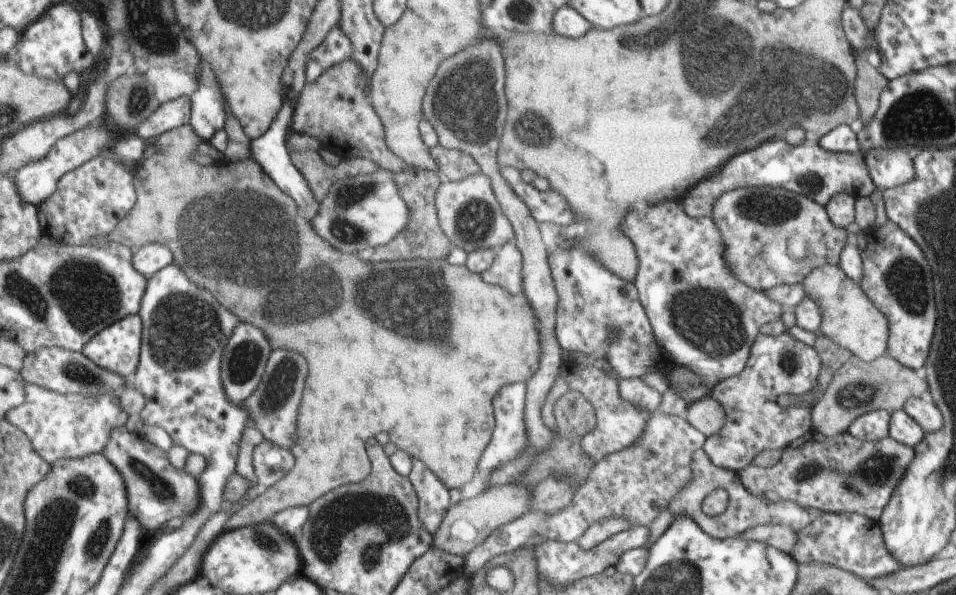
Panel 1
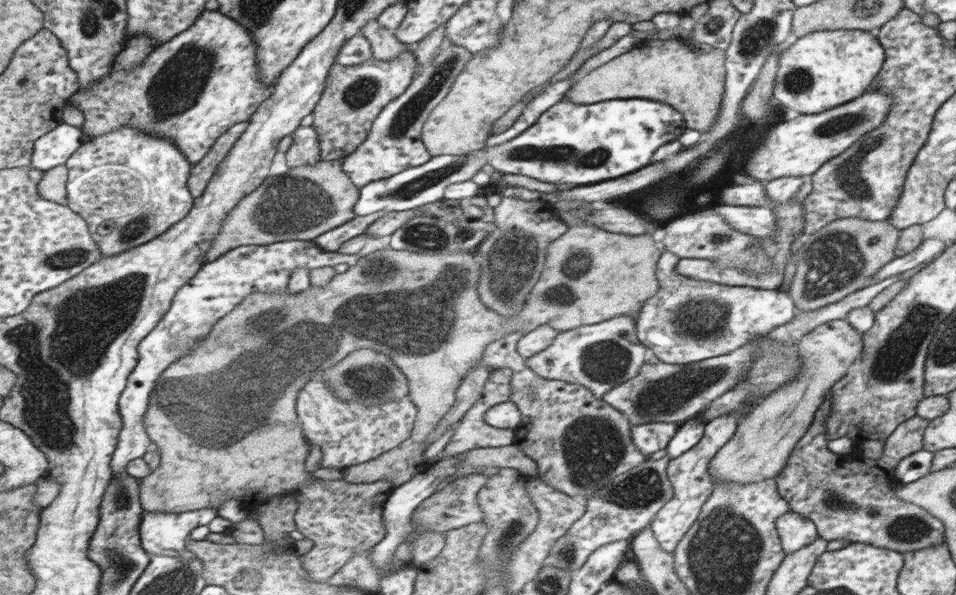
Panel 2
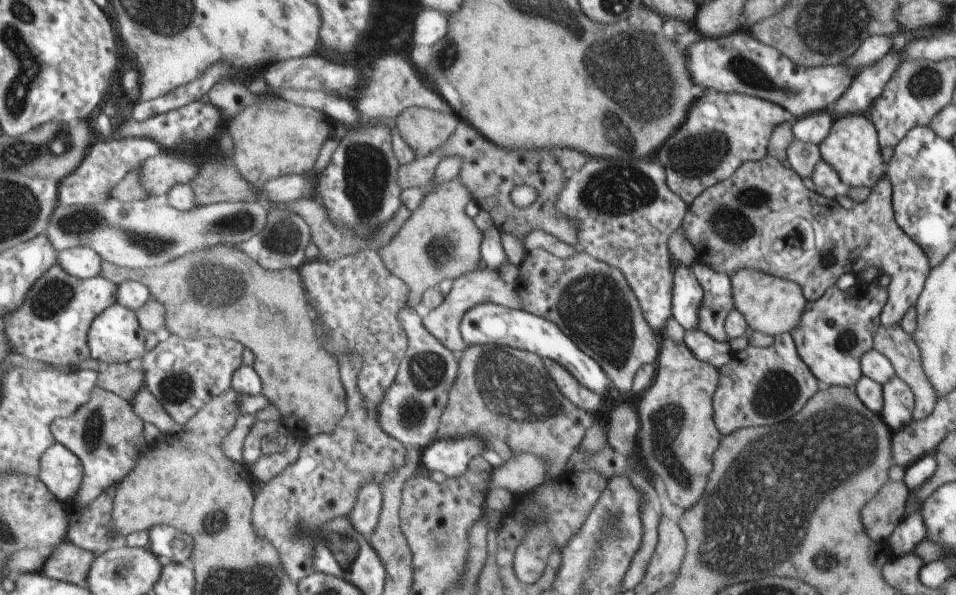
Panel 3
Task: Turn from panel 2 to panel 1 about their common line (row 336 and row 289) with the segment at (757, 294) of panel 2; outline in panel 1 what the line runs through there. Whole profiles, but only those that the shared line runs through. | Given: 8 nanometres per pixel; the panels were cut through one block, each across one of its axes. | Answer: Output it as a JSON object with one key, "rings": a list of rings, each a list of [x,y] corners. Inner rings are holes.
{"rings":[[[659,202],[647,210],[629,210],[623,216],[619,230],[637,248],[639,270],[633,284],[639,290],[639,300],[647,310],[659,348],[669,352],[673,362],[681,368],[687,368],[697,376],[715,378],[717,382],[739,376],[747,366],[751,344],[759,336],[759,328],[775,322],[783,308],[769,300],[765,292],[757,292],[733,276],[731,268],[725,264],[725,244],[715,222],[711,218],[691,218],[679,202]]]}

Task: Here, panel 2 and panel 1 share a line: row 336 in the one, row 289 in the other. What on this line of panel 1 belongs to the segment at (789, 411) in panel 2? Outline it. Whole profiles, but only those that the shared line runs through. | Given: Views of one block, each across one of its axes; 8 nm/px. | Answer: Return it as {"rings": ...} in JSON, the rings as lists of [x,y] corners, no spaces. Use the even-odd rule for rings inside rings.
{"rings":[[[833,264],[817,266],[817,270],[807,278],[805,284],[801,284],[803,292],[809,300],[813,300],[821,312],[821,336],[827,336],[831,342],[835,342],[841,348],[847,348],[851,356],[857,356],[863,362],[875,362],[887,352],[887,338],[889,338],[889,322],[877,310],[871,300],[863,294],[861,286],[855,284],[843,268]]]}

